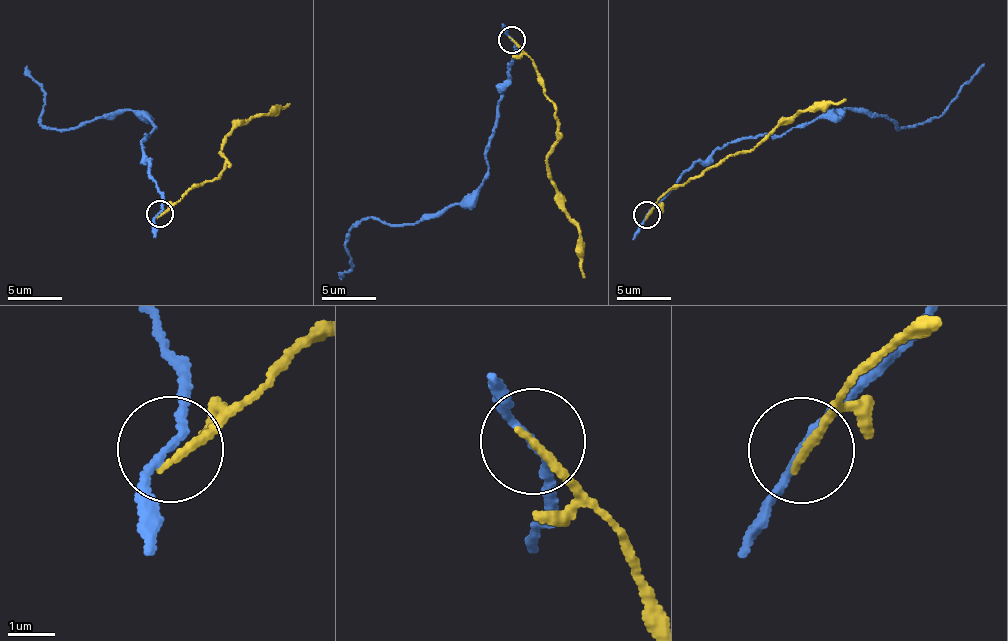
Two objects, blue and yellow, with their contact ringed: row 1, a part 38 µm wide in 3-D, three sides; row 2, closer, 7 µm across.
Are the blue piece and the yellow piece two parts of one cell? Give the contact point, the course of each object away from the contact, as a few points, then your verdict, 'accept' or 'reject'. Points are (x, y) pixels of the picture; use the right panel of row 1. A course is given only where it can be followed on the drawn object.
place (647, 215); course blue (646, 214), (678, 177), (729, 142), (780, 136), (821, 115), (861, 110), (913, 127), (940, 114), (983, 63); course yellow (646, 217), (669, 189), (754, 148), (803, 110), (825, 109), (846, 98); reject

